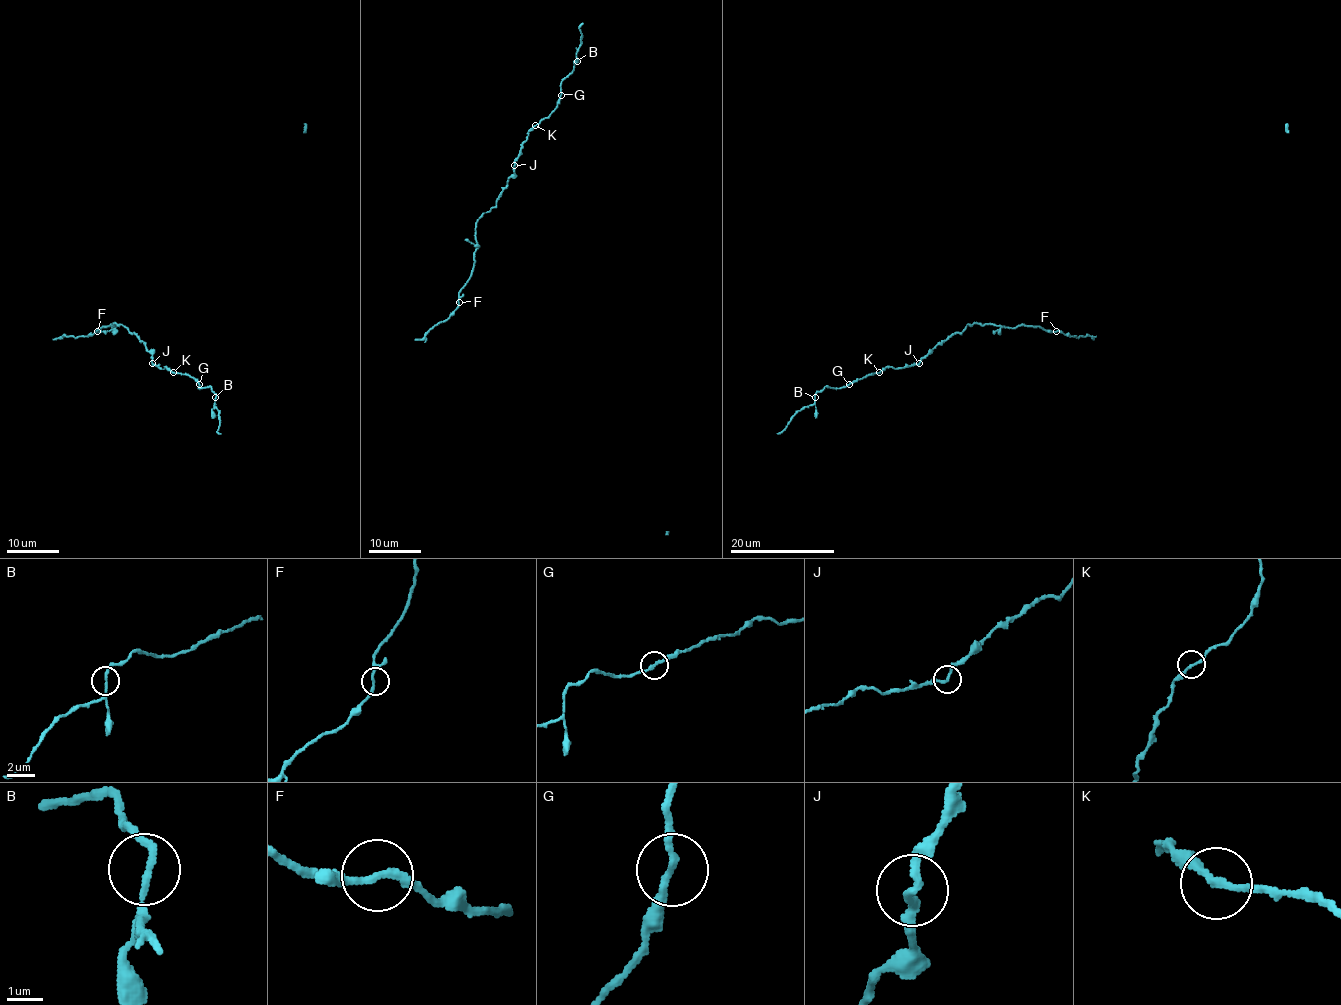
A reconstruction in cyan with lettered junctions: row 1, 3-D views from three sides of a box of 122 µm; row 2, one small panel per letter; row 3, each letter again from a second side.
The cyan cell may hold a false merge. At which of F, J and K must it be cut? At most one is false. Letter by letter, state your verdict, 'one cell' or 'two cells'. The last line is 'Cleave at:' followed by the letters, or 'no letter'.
F: one cell
J: one cell
K: one cell
Cleave at: no letter

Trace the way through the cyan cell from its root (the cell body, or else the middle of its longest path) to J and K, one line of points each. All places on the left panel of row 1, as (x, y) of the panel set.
J: (96, 331), (101, 327), (112, 326), (112, 328), (114, 323), (122, 324), (152, 354), (152, 363)
K: (96, 331), (122, 324), (144, 344), (157, 367), (168, 367), (173, 373)

